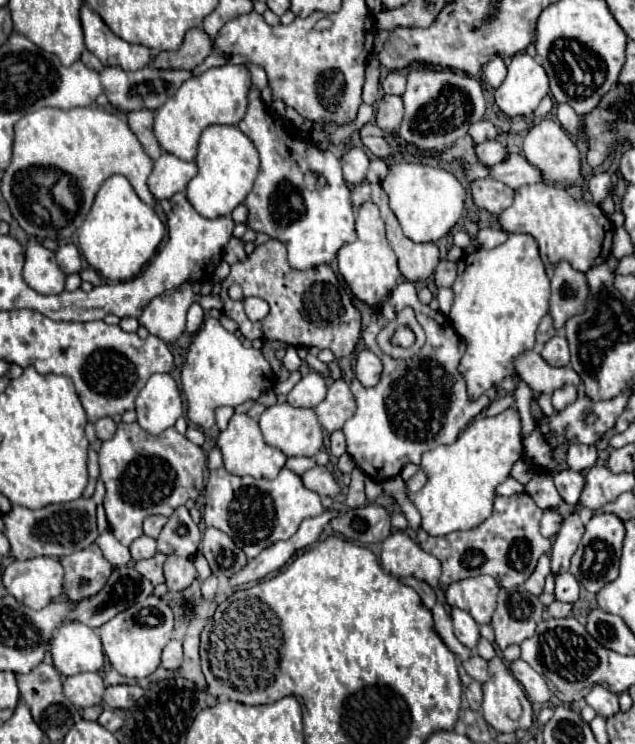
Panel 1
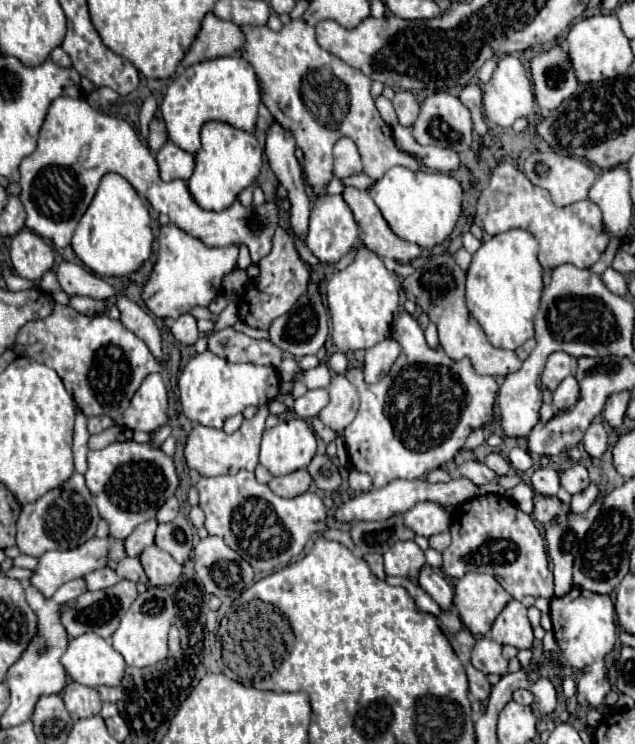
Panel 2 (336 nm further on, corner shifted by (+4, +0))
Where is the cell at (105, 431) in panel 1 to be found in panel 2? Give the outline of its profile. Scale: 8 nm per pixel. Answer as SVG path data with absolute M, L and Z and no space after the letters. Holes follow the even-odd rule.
M102 416L102 418L88 418L88 432L90 434L98 434L98 432L110 428L112 424L114 424L114 420L106 418L106 416Z

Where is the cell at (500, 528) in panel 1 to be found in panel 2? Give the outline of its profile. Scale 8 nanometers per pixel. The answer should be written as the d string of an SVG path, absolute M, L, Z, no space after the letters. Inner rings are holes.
M486 494L456 506L452 510L450 534L452 544L442 552L442 570L446 576L462 578L468 572L484 572L492 574L514 600L522 600L524 596L552 598L554 584L544 538L534 526L532 516L518 510L510 498Z

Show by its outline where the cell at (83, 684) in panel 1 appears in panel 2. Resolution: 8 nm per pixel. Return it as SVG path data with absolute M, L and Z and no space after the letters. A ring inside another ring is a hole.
M70 682L64 688L62 698L64 698L64 704L66 704L68 712L72 714L72 718L90 718L90 716L100 714L102 702L100 702L96 688L88 688L78 682Z

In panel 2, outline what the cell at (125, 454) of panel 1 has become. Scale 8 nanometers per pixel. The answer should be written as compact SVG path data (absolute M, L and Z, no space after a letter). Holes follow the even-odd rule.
M128 440L114 442L102 450L90 450L88 470L84 476L98 512L104 520L108 520L110 536L114 538L128 538L138 524L154 518L158 508L170 496L174 496L178 488L178 476L172 458L160 448L154 448L152 442L138 444Z

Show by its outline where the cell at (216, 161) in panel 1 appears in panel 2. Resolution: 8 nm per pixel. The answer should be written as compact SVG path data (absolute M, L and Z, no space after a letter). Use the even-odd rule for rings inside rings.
M206 122L202 126L202 148L196 152L196 168L188 180L190 194L204 210L224 210L236 196L254 184L262 168L262 148L254 134L238 130L226 122Z

